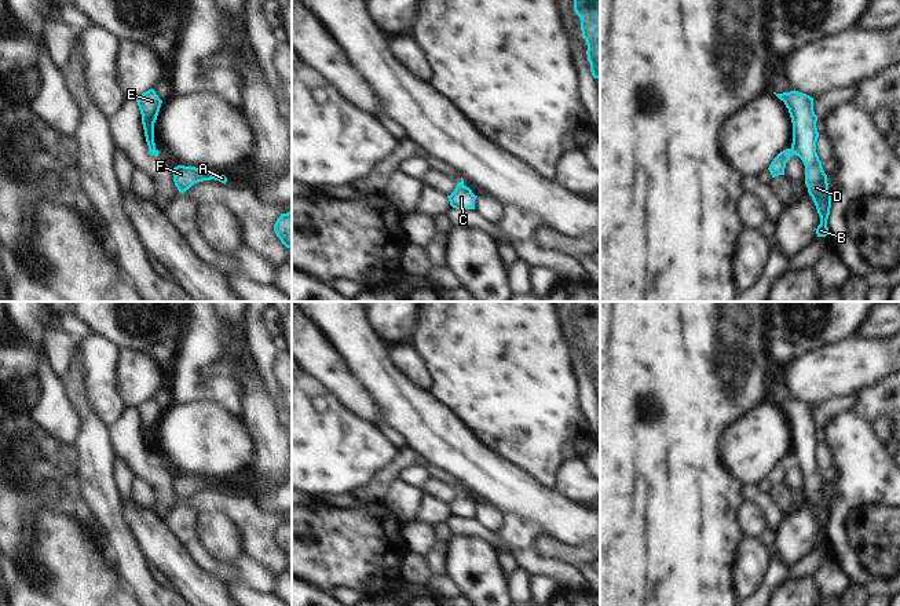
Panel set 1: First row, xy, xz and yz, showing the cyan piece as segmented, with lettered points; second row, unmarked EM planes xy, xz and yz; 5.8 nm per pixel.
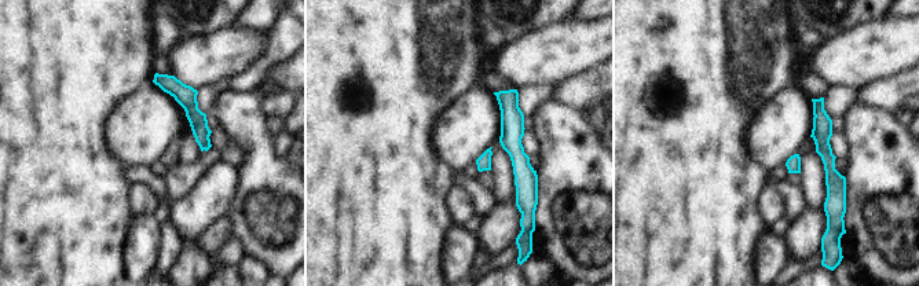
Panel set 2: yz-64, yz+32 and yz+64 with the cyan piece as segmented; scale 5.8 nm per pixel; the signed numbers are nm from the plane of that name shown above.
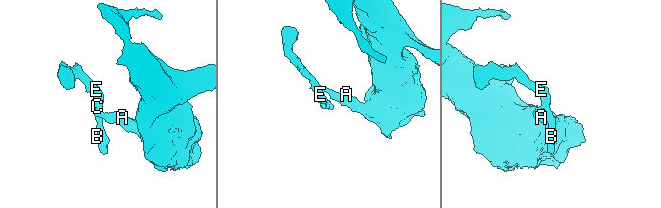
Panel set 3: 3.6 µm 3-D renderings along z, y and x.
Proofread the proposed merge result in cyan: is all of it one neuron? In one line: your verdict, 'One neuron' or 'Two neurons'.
Two neurons.

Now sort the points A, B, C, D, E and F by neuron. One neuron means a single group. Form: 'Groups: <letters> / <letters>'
Groups: A F / B C D E.

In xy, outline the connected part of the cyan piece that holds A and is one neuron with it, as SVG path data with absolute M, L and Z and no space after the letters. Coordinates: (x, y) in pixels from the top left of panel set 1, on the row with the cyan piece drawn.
M178 165L173 168L173 182L182 194L186 190L189 190L194 183L211 179L219 180L224 185L227 182L227 178L224 175L215 175L201 168L184 167L184 165Z

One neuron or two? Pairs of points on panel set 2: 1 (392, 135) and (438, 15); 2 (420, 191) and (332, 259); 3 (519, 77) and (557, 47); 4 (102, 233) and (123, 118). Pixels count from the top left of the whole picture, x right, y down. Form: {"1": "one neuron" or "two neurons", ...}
{"1": "one neuron", "2": "one neuron", "3": "one neuron", "4": "two neurons"}

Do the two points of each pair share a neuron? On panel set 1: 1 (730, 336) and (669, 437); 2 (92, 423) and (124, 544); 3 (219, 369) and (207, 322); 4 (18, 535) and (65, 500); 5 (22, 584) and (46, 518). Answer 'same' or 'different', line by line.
1: same
2: same
3: same
4: same
5: same

